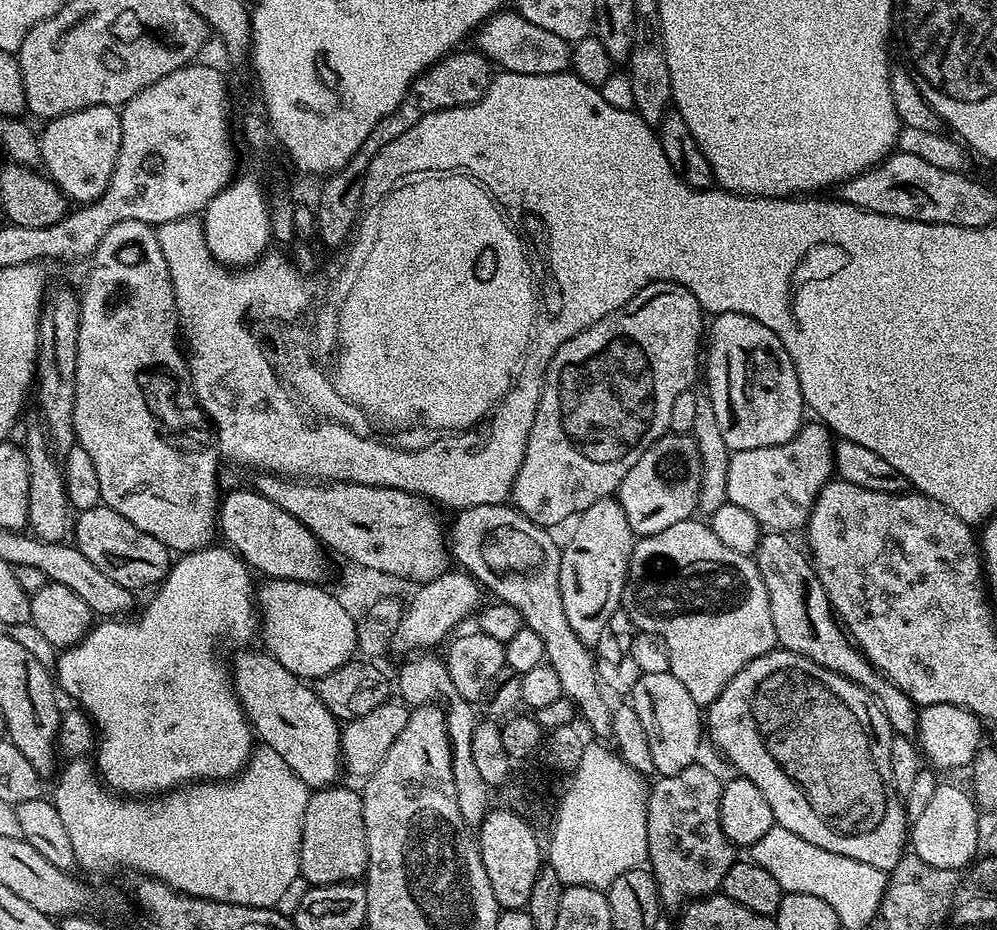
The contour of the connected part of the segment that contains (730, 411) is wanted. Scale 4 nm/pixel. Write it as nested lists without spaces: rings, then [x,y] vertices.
[[[722,312],[713,320],[716,321],[713,324],[711,321],[710,331],[706,336],[706,363],[702,372],[703,375],[704,372],[708,375],[706,395],[714,406],[714,418],[718,418],[718,430],[722,430],[726,446],[732,452],[741,452],[790,442],[790,438],[798,434],[801,424],[805,423],[806,405],[798,374],[794,370],[794,362],[790,354],[786,354],[786,346],[782,346],[774,330],[762,326],[762,322],[758,322],[753,316]]]

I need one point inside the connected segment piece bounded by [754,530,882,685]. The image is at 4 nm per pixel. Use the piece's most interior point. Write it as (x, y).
(804, 623)

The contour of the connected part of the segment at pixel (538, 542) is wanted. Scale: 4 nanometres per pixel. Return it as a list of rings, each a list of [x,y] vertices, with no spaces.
[[[502,503],[502,504],[491,504],[490,506],[474,506],[464,509],[459,509],[453,516],[455,516],[452,524],[450,522],[448,528],[448,541],[449,549],[453,559],[458,560],[457,564],[461,569],[468,572],[469,575],[475,577],[478,584],[484,587],[487,591],[488,589],[495,595],[493,596],[497,601],[501,603],[514,606],[518,610],[521,617],[524,619],[524,627],[534,630],[534,634],[538,634],[538,638],[542,638],[542,646],[544,647],[544,659],[547,664],[554,666],[554,671],[558,673],[558,679],[562,681],[562,690],[564,695],[576,705],[578,709],[579,719],[585,720],[588,723],[588,728],[593,732],[593,737],[596,738],[608,738],[612,735],[612,708],[610,704],[604,701],[605,693],[602,691],[602,685],[600,682],[600,677],[596,674],[596,658],[591,647],[583,644],[583,642],[574,634],[574,630],[570,627],[570,622],[566,622],[565,610],[562,607],[562,596],[560,590],[560,574],[561,574],[561,554],[563,549],[561,545],[557,544],[554,540],[554,535],[549,529],[542,527],[540,524],[535,523],[532,519],[526,518],[524,514],[518,511],[513,505]]]

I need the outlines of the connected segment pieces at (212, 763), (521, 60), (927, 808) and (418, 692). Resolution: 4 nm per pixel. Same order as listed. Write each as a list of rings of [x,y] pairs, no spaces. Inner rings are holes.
[[[216,547],[183,553],[160,581],[160,593],[150,597],[144,609],[131,618],[101,619],[77,644],[56,657],[54,680],[59,691],[87,714],[98,733],[94,767],[101,781],[121,797],[151,798],[193,782],[231,780],[252,759],[254,733],[232,687],[223,652],[243,649],[255,636],[257,639],[254,576],[231,548]]]
[[[501,10],[493,14],[485,24],[481,24],[475,33],[475,47],[497,69],[518,74],[558,74],[569,71],[572,63],[573,45],[567,40],[526,22],[515,10]]]
[[[940,784],[928,796],[910,824],[910,848],[932,866],[964,870],[977,859],[981,813],[967,791],[952,784]],[[965,792],[965,793],[964,793]]]
[[[418,654],[403,664],[398,674],[398,688],[401,694],[399,697],[411,707],[443,702],[442,707],[447,718],[447,736],[451,742],[451,770],[454,772],[458,810],[461,811],[462,820],[469,828],[478,828],[490,810],[490,803],[488,804],[490,786],[483,781],[479,769],[476,769],[474,754],[471,753],[474,730],[480,721],[478,712],[471,701],[458,694],[443,661],[438,656],[436,658],[432,655],[434,654]]]

